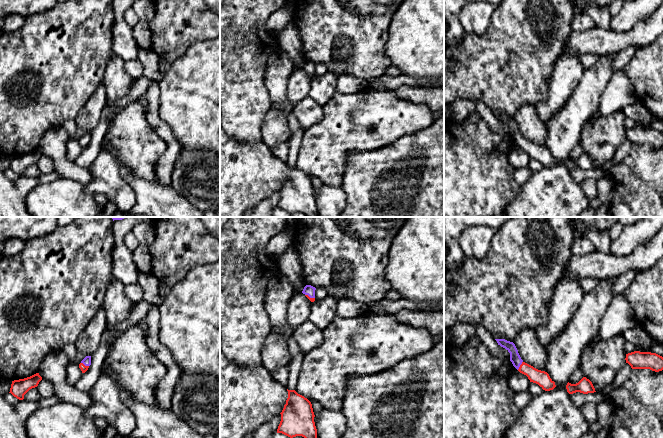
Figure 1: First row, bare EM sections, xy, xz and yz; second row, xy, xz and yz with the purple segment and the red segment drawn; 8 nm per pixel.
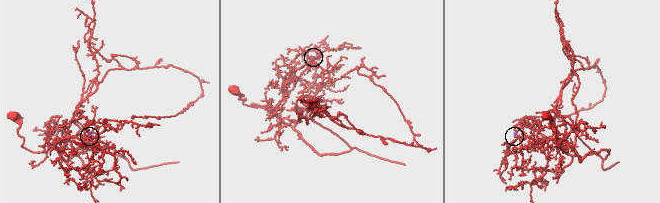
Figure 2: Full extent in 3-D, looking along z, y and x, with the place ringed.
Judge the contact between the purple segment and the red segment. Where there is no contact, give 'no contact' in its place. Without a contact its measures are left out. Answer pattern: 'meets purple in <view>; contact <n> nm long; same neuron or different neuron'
meets purple in yz; contact 80 nm long; same neuron

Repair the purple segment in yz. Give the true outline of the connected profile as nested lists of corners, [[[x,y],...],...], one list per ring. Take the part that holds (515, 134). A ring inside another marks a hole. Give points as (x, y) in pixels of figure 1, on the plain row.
[[[495,115],[501,123],[505,124],[510,129],[510,137],[513,142],[522,150],[526,151],[530,158],[538,160],[543,166],[553,166],[556,161],[555,158],[550,154],[549,150],[545,147],[538,146],[533,142],[525,139],[513,118],[505,115]]]

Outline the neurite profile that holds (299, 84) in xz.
[[[303,69],[295,70],[288,80],[287,99],[294,107],[309,96],[313,78]]]

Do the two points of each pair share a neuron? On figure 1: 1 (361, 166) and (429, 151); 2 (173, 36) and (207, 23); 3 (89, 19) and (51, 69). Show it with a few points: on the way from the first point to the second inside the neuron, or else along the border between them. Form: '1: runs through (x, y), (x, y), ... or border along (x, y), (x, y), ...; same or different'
1: runs through (378, 166), (391, 166), (400, 157), (412, 154); same
2: runs through (181, 36), (195, 23), (199, 23); same
3: runs through (79, 31), (70, 46), (59, 57); same

